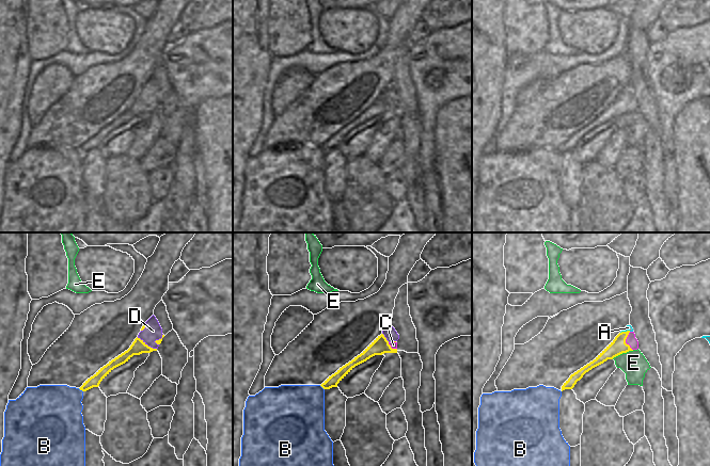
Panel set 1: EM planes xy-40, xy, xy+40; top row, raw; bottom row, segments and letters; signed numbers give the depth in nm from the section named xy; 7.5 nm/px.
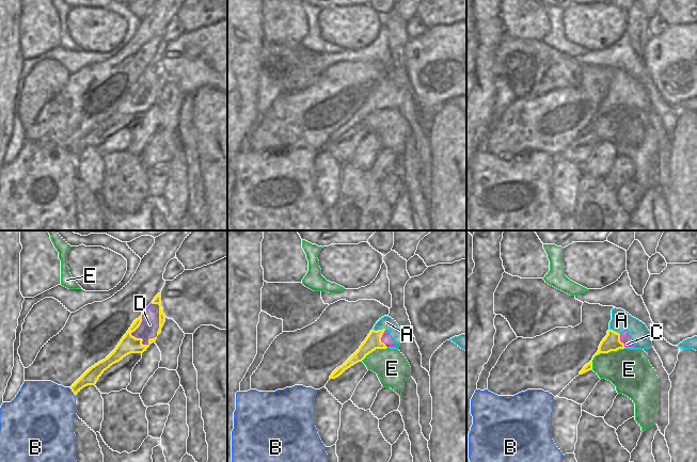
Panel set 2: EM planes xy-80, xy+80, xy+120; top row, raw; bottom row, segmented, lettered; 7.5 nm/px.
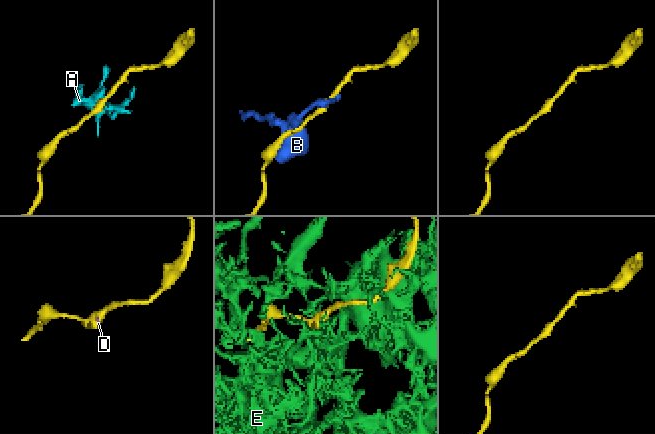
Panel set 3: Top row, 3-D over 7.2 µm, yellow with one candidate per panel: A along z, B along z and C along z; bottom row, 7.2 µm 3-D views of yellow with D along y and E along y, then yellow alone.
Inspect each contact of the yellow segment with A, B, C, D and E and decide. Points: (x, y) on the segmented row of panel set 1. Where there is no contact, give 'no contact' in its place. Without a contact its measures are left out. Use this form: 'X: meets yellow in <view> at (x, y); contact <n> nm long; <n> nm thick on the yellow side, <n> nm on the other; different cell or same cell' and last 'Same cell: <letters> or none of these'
A: meets yellow in xy+40 at (625, 332); contact 80 nm long; 120 nm thick on the yellow side, 50 nm on the other; different cell
B: meets yellow in xy-40 at (80, 389); contact 50 nm long; 90 nm thick on the yellow side, 400 nm on the other; different cell
C: meets yellow in xy+40 at (625, 341); contact 150 nm long; 120 nm thick on the yellow side, 80 nm on the other; different cell
D: meets yellow in xy-40 at (146, 344); contact 180 nm long; 110 nm thick on the yellow side, 140 nm on the other; different cell
E: meets yellow in xy+40 at (622, 352); contact 180 nm long; 120 nm thick on the yellow side, 190 nm on the other; different cell
Same cell: none of these

